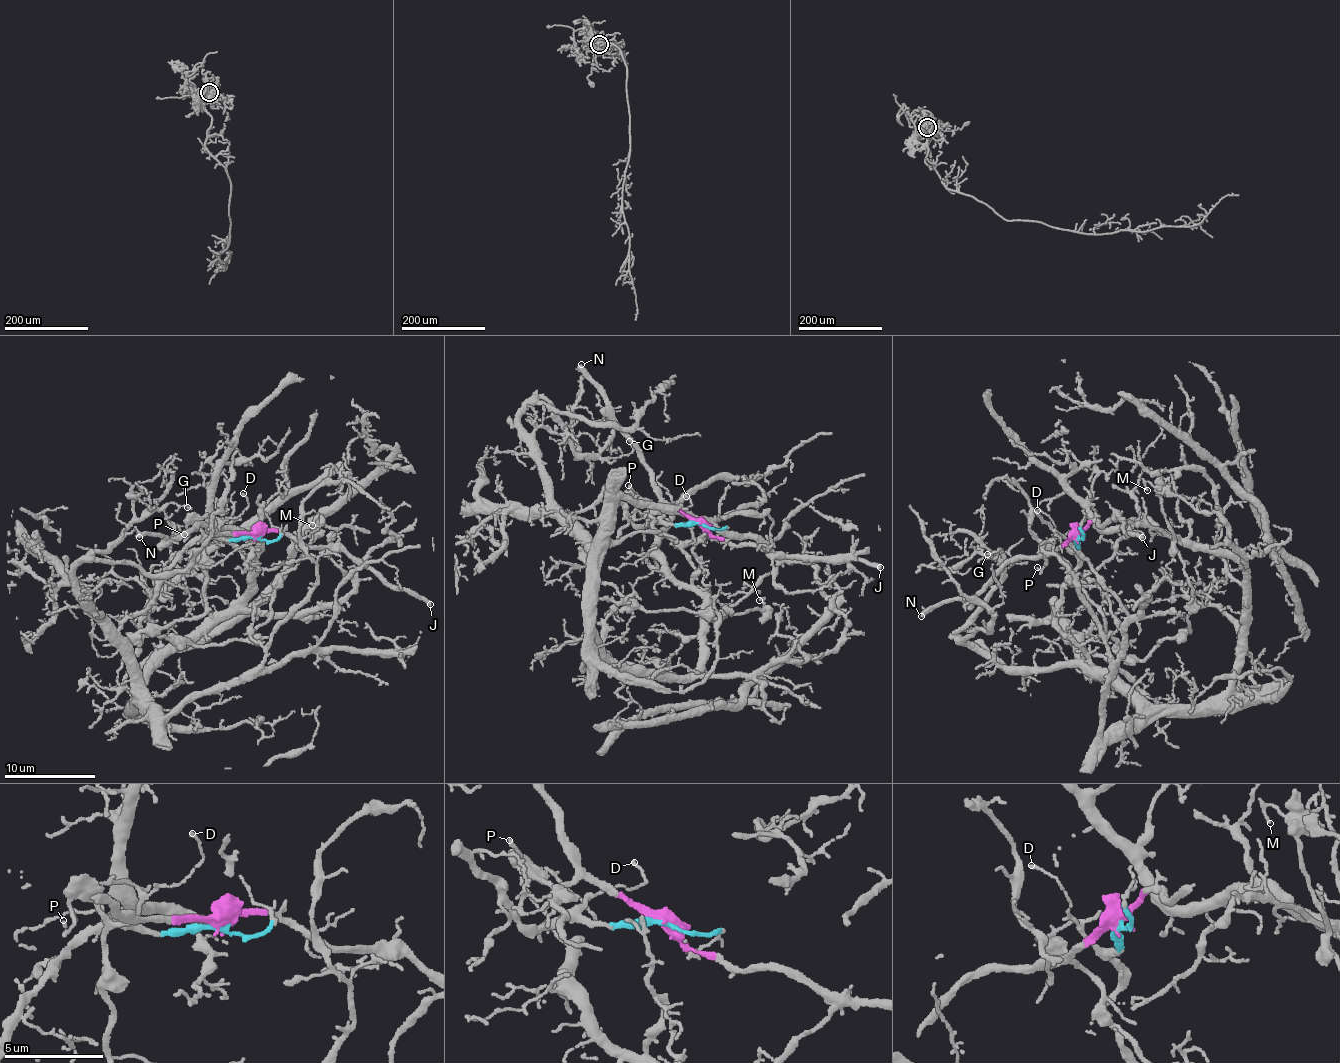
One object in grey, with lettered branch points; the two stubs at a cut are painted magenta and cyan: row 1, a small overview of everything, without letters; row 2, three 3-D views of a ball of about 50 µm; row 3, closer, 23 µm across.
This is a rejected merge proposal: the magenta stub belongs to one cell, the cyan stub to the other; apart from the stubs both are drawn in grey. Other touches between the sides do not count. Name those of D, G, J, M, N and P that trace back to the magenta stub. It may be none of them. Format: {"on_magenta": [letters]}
{"on_magenta": ["J", "M", "N", "P"]}

